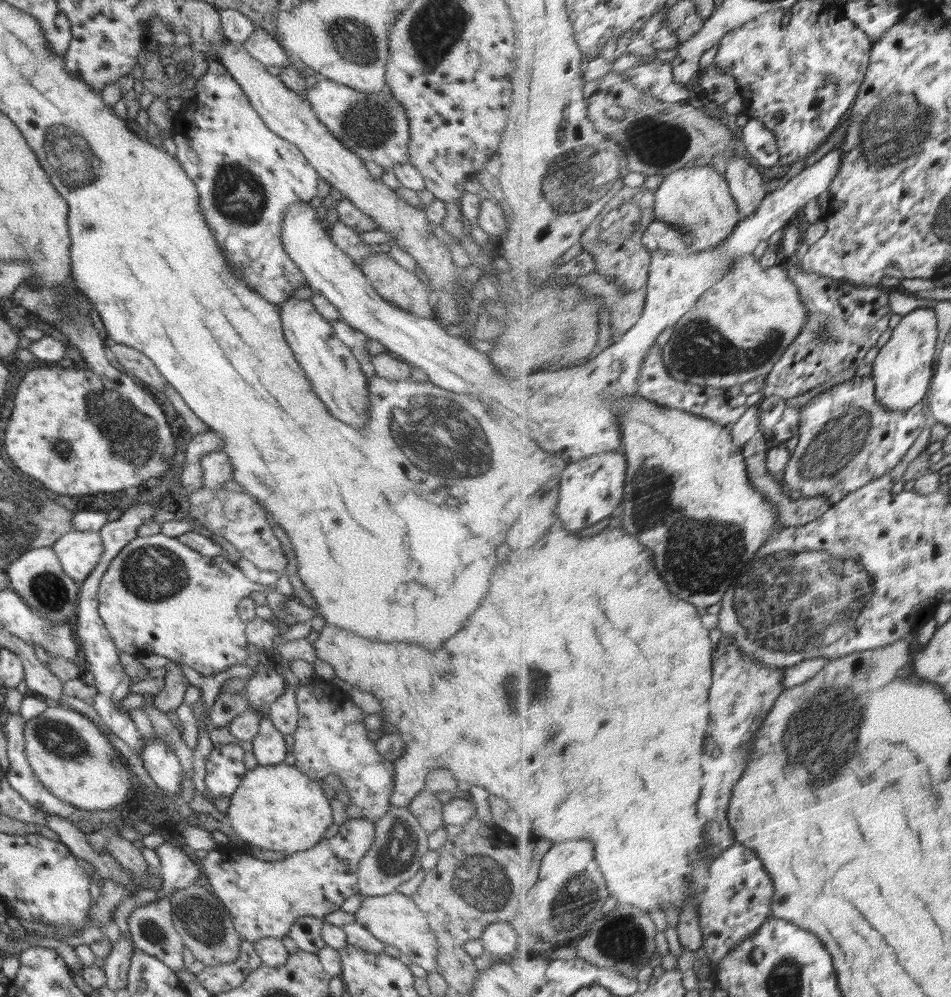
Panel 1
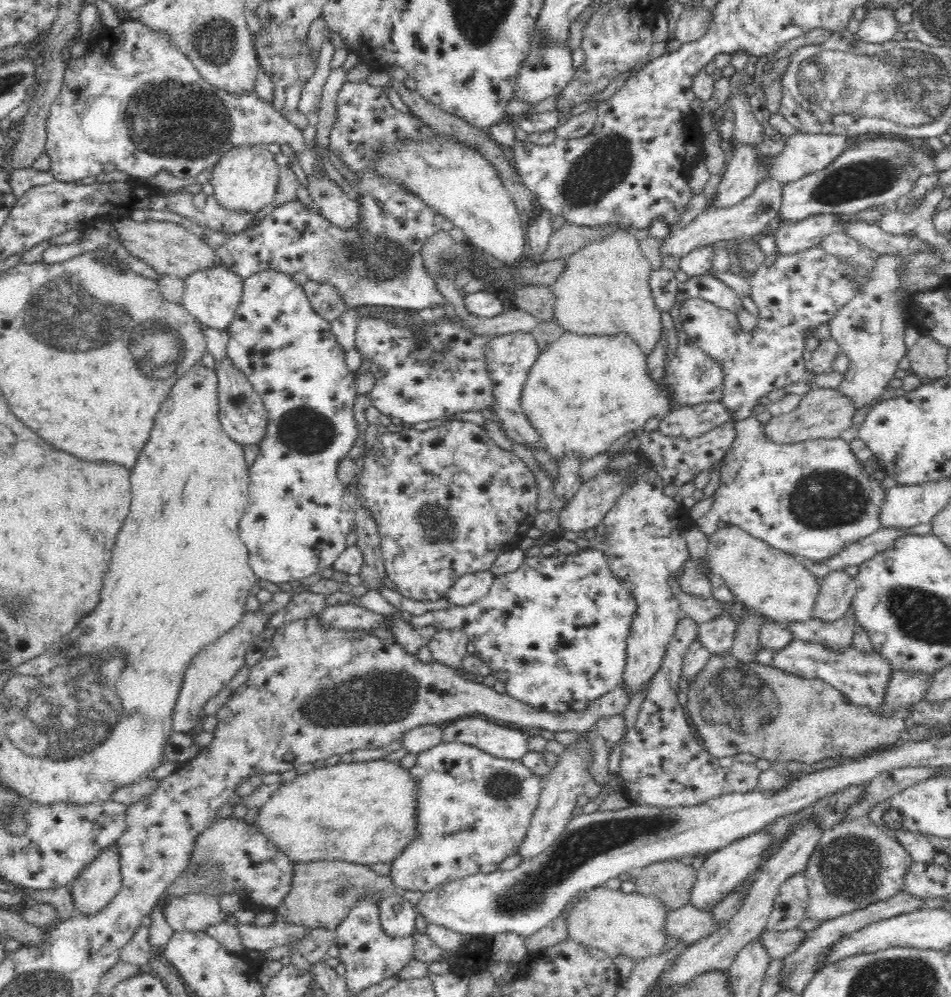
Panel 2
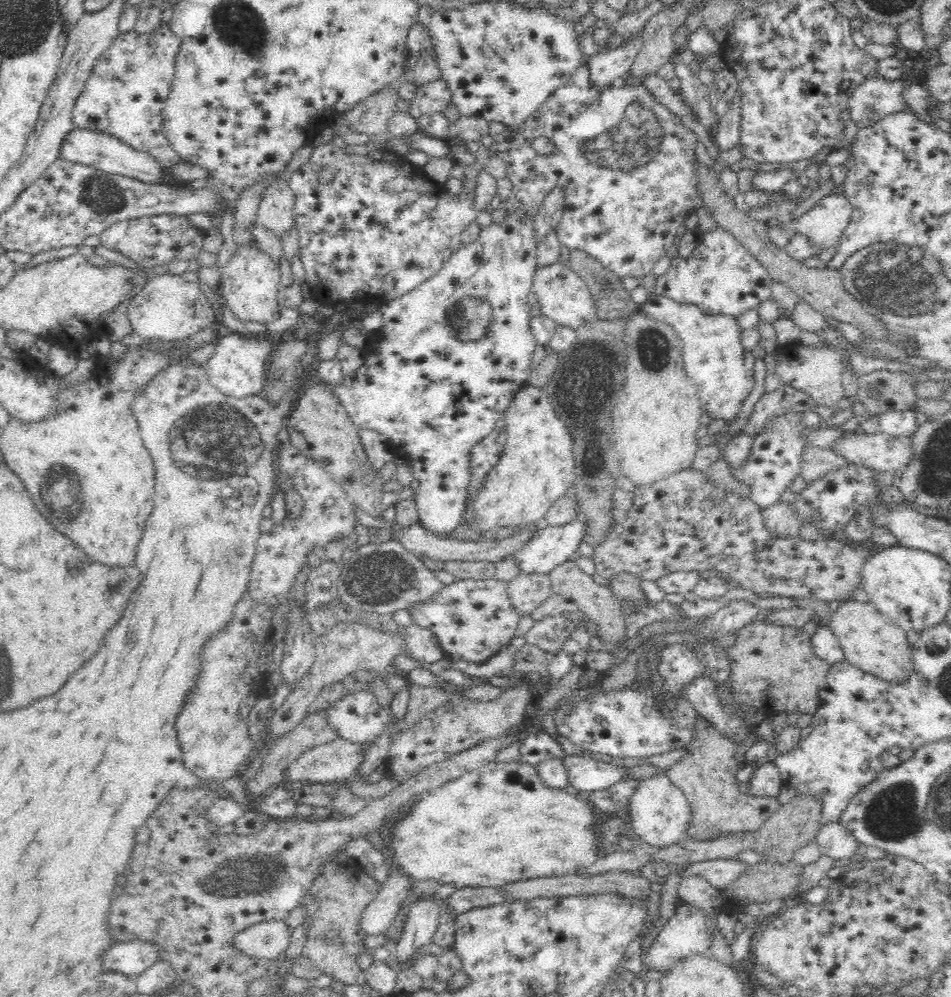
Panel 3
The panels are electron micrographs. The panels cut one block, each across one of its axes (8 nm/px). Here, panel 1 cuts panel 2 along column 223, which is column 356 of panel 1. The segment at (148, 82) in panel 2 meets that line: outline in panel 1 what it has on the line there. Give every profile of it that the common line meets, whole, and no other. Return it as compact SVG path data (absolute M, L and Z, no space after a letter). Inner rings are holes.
M324 77L306 89L306 96L314 115L328 129L328 133L356 154L363 163L372 160L374 164L382 166L384 172L391 171L396 164L409 163L407 111L388 88L376 93L360 92Z

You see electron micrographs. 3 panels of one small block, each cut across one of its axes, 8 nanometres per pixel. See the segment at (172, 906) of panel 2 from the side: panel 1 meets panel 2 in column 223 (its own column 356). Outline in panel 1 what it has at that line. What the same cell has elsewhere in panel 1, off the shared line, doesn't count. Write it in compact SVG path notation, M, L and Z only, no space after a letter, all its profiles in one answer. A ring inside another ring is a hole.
M399 891L384 896L366 896L354 916L355 922L362 924L374 938L385 945L396 946L402 954L406 954L414 964L418 964L427 972L436 971L436 955L440 946L436 942L434 932L428 926L426 917L411 896Z

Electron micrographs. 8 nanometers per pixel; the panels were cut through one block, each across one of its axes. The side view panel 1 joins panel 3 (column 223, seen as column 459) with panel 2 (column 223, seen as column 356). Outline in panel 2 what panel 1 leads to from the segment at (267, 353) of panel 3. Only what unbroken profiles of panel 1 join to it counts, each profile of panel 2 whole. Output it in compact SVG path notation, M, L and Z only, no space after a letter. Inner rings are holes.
M221 261L212 266L198 270L185 278L185 291L182 305L201 322L202 327L226 330L236 316L236 310L243 296L243 279L234 274Z

